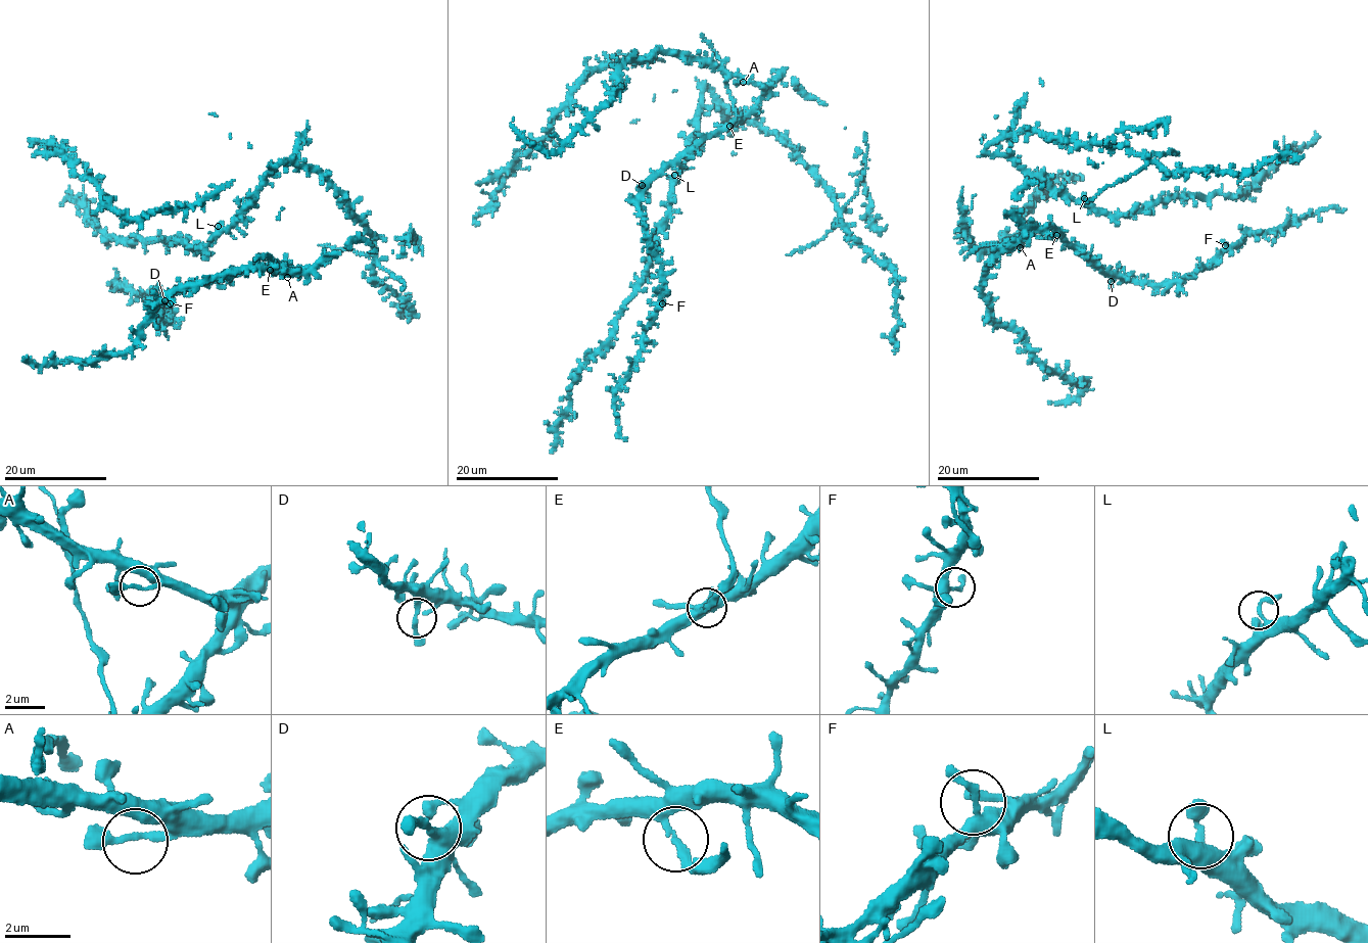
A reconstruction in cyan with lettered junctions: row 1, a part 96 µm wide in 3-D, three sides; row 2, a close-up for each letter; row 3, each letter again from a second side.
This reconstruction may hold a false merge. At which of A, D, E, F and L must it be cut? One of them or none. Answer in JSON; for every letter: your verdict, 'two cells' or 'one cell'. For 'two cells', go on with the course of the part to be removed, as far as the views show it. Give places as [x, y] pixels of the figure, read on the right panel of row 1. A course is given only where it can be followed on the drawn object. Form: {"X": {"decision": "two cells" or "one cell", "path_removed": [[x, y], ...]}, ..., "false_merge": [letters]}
{"A": {"decision": "one cell"}, "D": {"decision": "one cell"}, "E": {"decision": "two cells", "path_removed": [[1056, 235], [1051, 238], [1020, 235], [1001, 245], [979, 246], [963, 258]]}, "F": {"decision": "one cell"}, "L": {"decision": "one cell"}, "false_merge": ["E"]}

